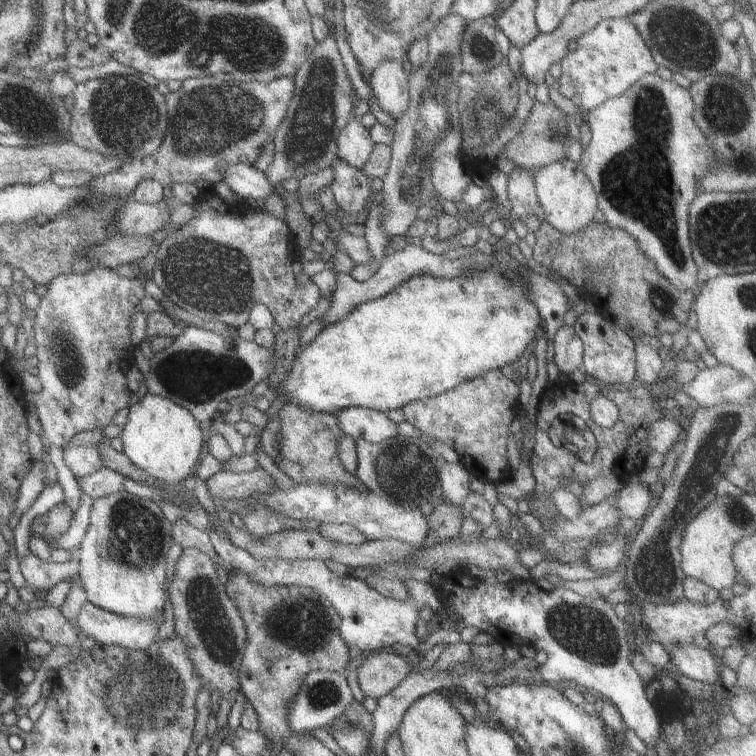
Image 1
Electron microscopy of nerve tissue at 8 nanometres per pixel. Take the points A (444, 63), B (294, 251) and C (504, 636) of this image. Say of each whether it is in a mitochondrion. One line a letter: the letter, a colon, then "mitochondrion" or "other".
A: other
B: other
C: other

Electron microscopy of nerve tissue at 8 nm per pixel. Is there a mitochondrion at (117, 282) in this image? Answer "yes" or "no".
no

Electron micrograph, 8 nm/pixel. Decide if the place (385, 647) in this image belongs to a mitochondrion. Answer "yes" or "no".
no

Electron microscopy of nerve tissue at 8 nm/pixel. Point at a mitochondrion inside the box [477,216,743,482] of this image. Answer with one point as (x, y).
(656, 295)

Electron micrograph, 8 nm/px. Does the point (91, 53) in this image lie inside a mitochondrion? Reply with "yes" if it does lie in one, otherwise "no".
no

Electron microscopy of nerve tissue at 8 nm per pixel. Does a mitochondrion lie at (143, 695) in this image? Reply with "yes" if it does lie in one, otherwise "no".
yes

